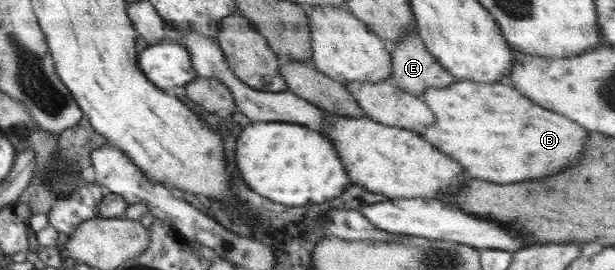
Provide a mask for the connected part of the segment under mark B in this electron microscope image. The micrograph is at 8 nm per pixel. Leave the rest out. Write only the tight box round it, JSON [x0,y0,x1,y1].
[415,79,587,184]

